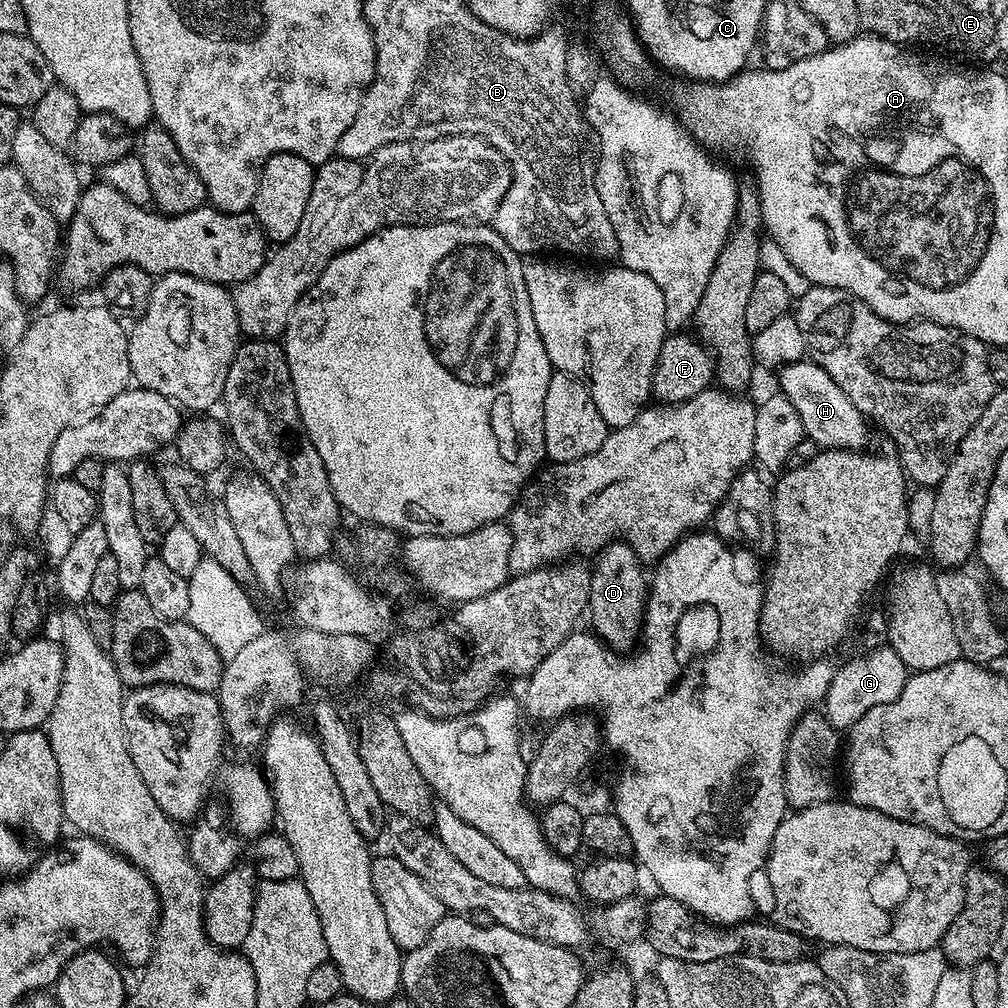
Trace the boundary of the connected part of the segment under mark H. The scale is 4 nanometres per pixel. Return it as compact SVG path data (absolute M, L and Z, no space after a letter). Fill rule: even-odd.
M805 358L794 364L781 367L779 391L798 410L798 418L802 418L807 439L814 441L824 450L856 450L864 440L865 417L852 405L838 382L826 374L821 364Z

